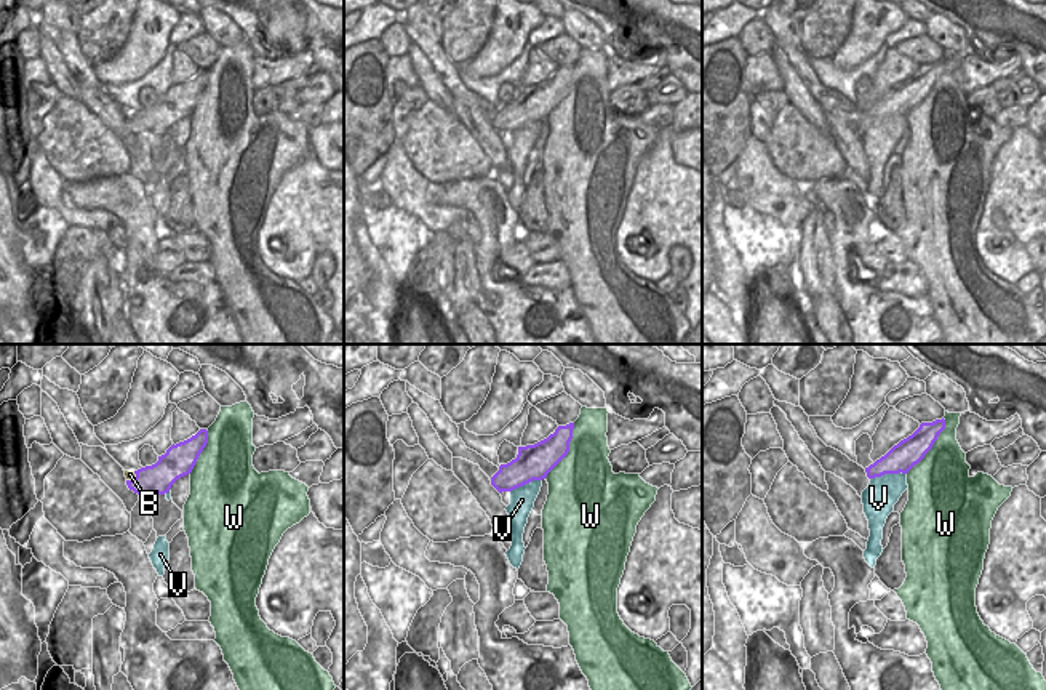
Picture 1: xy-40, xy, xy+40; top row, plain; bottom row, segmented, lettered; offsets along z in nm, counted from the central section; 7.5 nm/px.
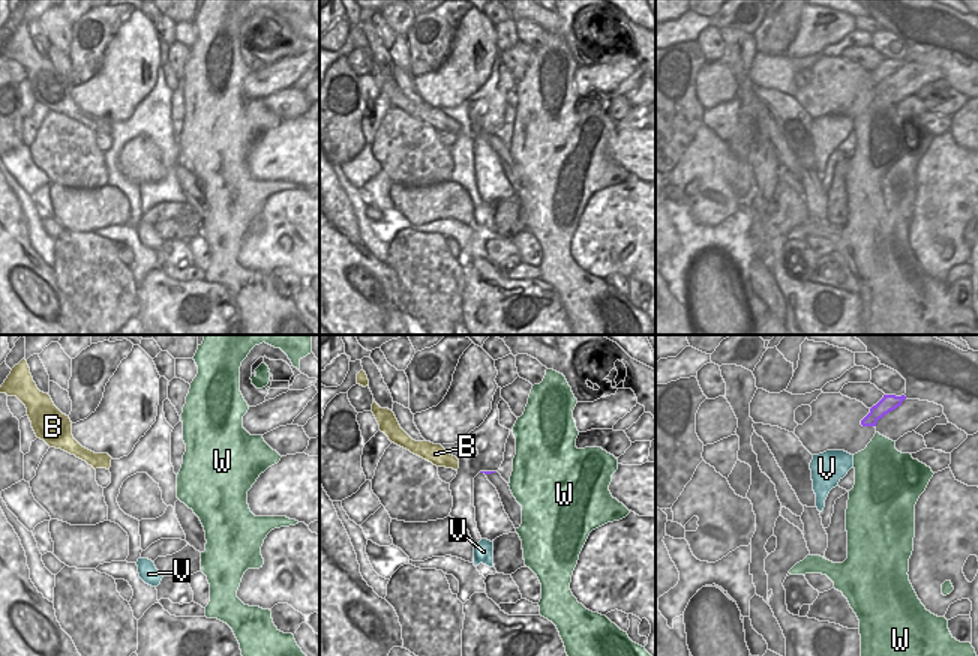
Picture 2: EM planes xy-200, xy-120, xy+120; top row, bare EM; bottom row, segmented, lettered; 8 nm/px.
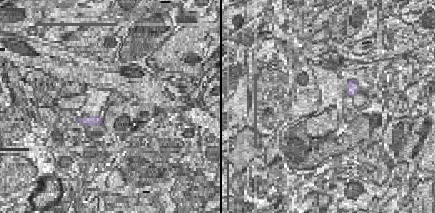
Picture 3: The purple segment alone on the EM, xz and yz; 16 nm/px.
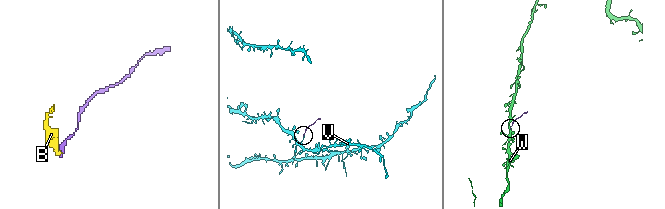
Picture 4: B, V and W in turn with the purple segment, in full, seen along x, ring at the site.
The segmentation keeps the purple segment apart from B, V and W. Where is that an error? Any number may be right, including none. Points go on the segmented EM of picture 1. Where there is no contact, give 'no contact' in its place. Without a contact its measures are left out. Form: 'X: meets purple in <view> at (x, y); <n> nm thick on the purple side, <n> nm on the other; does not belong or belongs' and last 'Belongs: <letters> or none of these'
B: meets purple in xy-40 at (135, 477); 220 nm thick on the purple side, 70 nm on the other; does not belong
V: meets purple in xy+40 at (888, 473); 220 nm thick on the purple side, 260 nm on the other; does not belong
W: meets purple in xy+40 at (931, 447); 220 nm thick on the purple side, 400 nm on the other; does not belong
Belongs: none of these

